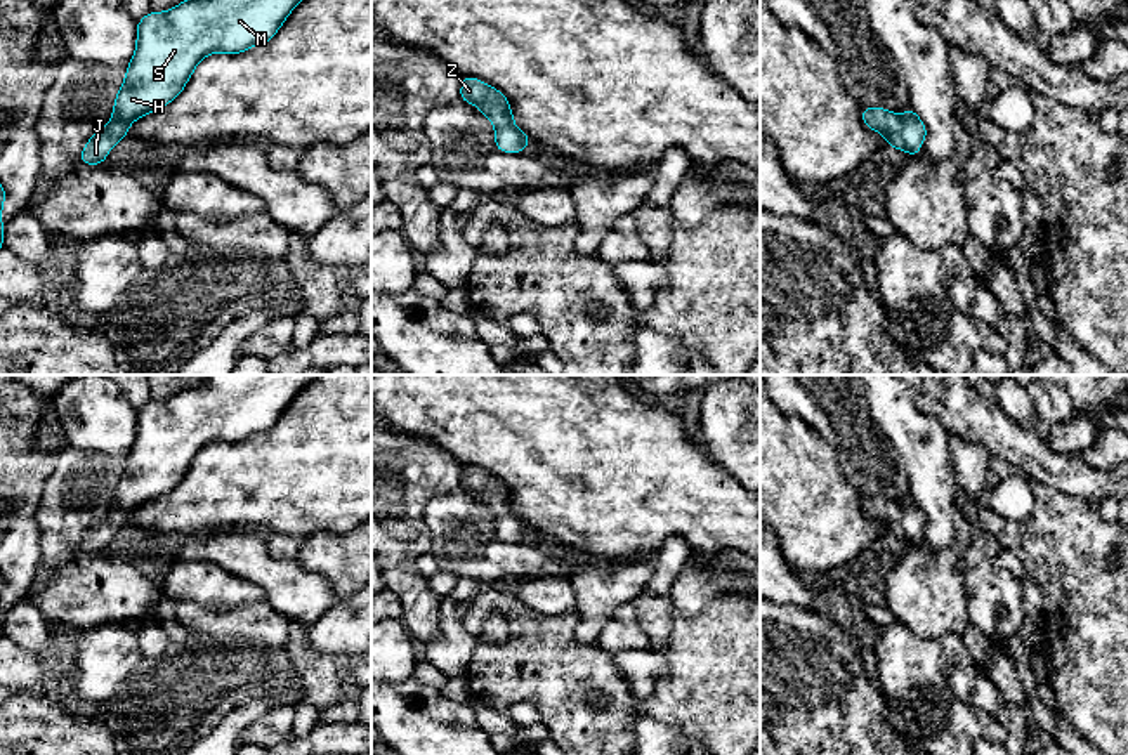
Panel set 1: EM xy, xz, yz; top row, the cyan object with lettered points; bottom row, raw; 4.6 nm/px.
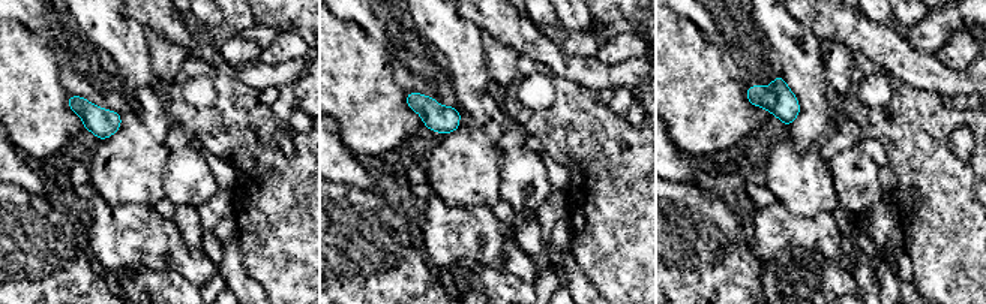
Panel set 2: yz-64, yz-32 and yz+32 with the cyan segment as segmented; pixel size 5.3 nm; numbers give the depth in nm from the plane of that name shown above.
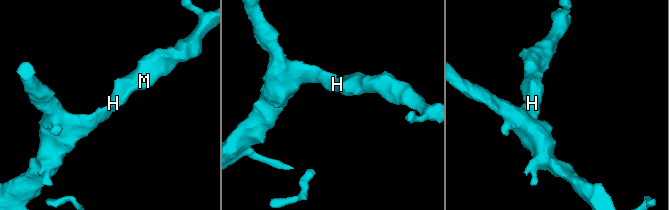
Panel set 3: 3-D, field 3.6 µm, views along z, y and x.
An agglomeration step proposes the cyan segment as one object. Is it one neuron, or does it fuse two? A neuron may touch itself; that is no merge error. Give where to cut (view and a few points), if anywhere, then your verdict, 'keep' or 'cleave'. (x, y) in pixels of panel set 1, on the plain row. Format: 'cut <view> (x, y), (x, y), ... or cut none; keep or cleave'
cut none; keep

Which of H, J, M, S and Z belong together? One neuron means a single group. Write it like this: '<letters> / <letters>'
H J M S Z

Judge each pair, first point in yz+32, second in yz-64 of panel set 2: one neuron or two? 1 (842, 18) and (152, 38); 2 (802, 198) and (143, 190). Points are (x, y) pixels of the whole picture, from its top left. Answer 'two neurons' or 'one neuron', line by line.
1: two neurons
2: one neuron

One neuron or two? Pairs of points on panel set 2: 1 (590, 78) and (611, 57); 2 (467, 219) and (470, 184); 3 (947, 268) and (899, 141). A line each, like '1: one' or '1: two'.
1: two
2: two
3: one

